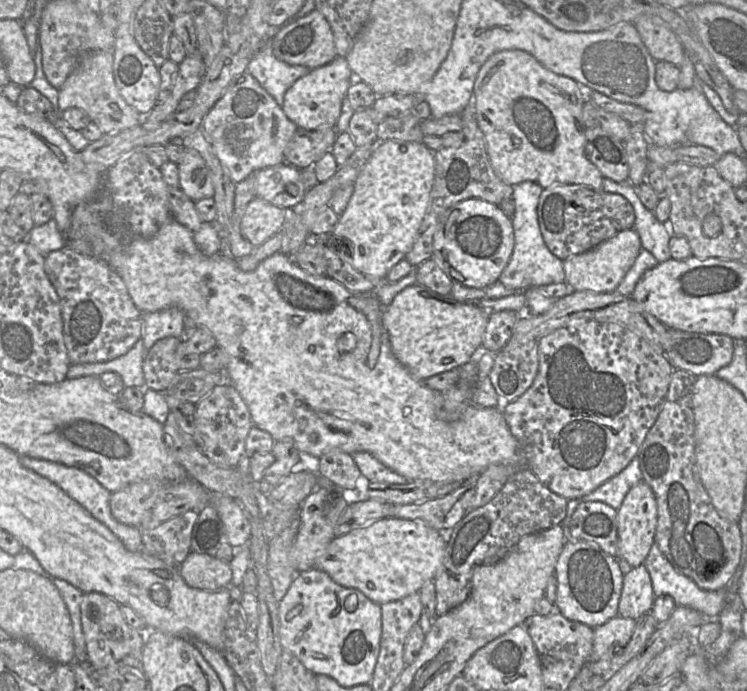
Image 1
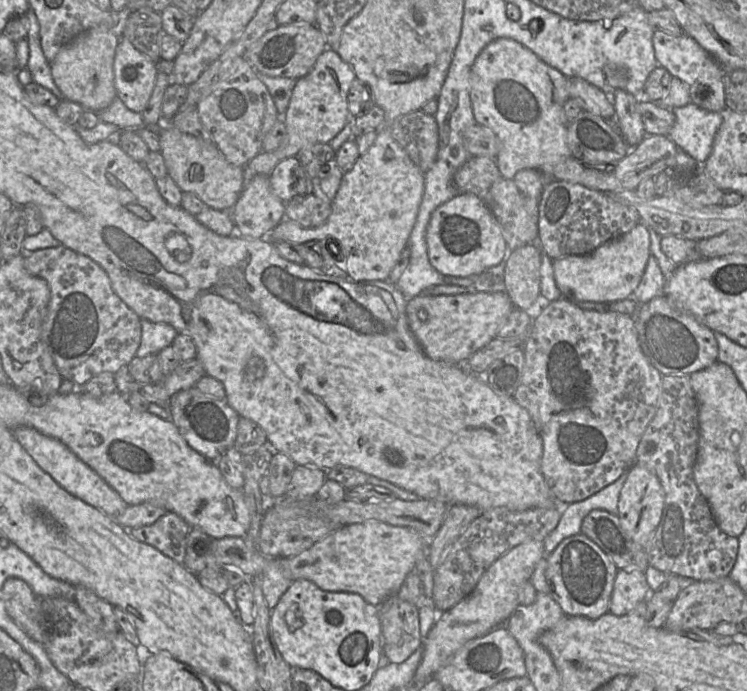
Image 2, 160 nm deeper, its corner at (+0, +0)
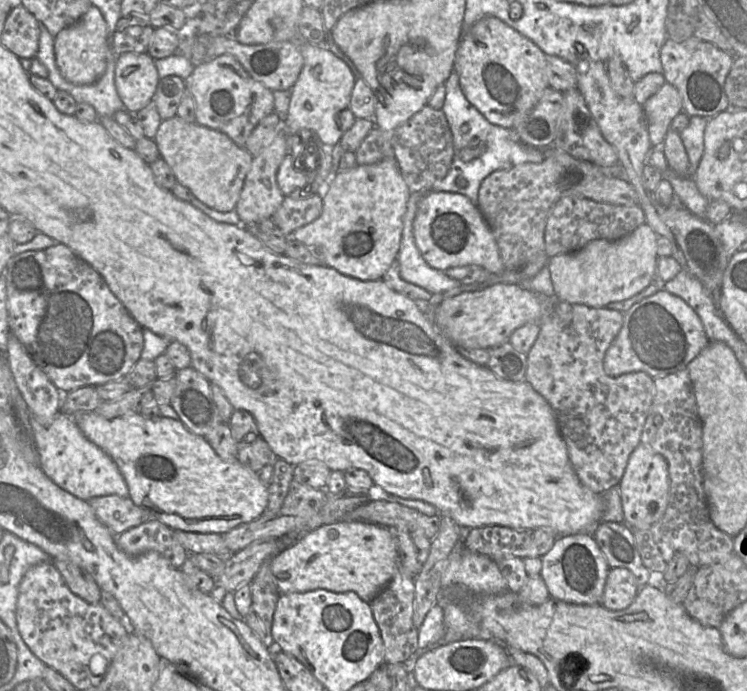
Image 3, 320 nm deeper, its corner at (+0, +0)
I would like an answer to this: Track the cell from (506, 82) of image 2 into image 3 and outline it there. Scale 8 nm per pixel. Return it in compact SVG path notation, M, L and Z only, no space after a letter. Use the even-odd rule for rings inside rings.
M488 16L480 19L469 30L467 30L458 45L455 61L454 71L459 76L460 87L467 98L467 100L491 123L497 126L501 126L507 129L513 129L520 120L536 105L539 99L542 97L544 91L549 87L548 76L547 76L547 55L531 40L520 34L518 31L508 26L500 19Z

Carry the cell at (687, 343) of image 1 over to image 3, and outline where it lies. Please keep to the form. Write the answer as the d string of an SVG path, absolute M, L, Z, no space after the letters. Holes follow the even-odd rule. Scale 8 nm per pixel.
M665 289L634 304L623 314L623 325L603 360L604 371L612 377L639 371L654 379L664 377L685 369L710 342L696 312Z

